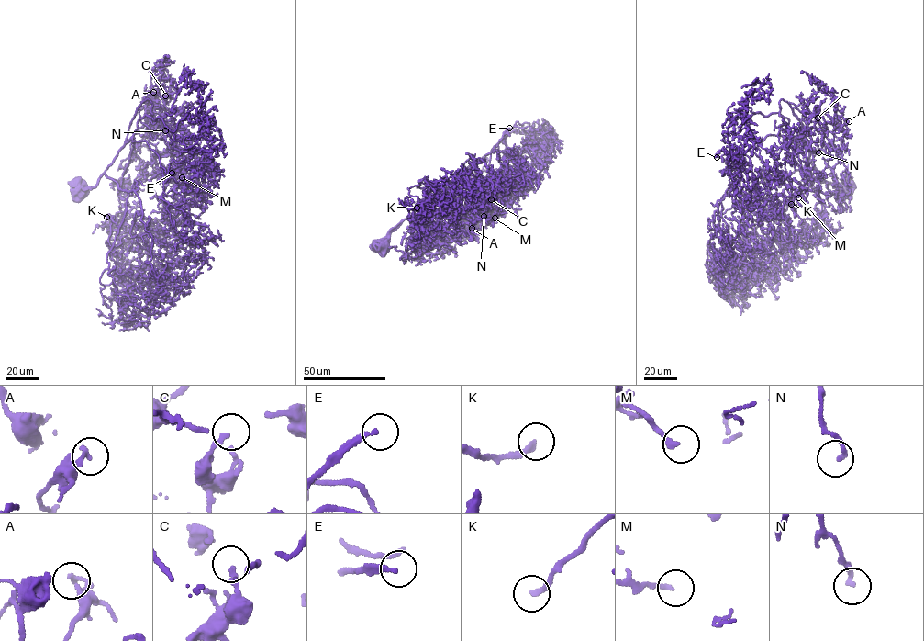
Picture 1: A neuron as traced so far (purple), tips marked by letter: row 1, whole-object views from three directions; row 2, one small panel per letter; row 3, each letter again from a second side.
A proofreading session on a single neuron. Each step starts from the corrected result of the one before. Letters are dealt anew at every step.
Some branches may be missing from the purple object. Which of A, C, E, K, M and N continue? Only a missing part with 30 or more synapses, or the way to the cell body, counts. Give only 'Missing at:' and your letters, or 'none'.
Missing at: E, K

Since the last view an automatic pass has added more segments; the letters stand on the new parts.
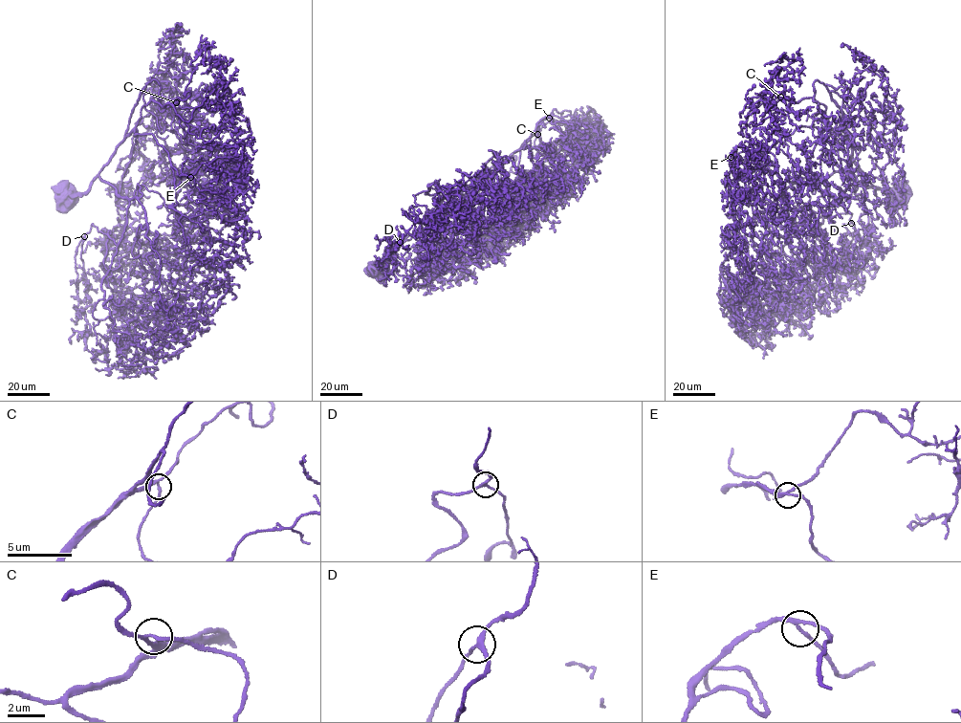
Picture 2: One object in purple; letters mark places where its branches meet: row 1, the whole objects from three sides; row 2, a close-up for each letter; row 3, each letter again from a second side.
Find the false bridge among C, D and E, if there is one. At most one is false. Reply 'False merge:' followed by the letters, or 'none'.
False merge: none

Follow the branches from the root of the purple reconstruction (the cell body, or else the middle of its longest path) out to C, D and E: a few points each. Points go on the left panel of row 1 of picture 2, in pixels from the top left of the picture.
C: (72, 198), (89, 187), (137, 124), (141, 106), (152, 99), (163, 106), (176, 102)
D: (72, 198), (86, 191), (98, 176), (129, 203), (119, 244), (93, 224), (84, 236)
E: (72, 198), (86, 191), (116, 147), (134, 130), (135, 135), (152, 134), (180, 178), (190, 177)

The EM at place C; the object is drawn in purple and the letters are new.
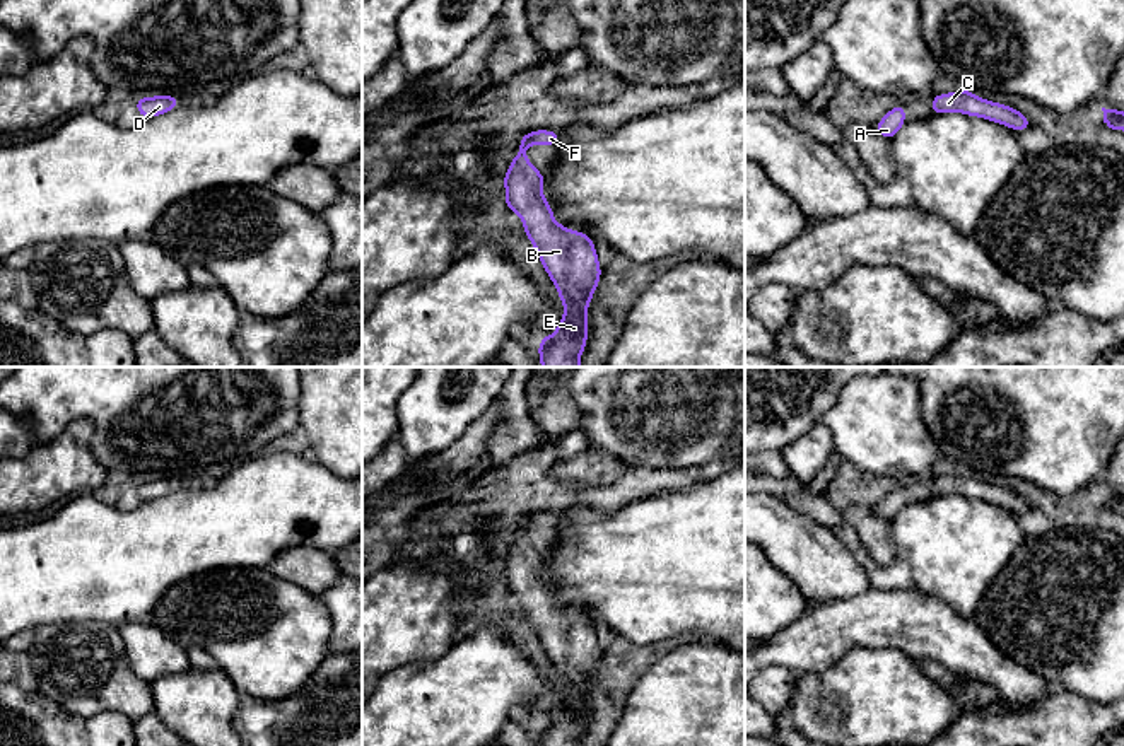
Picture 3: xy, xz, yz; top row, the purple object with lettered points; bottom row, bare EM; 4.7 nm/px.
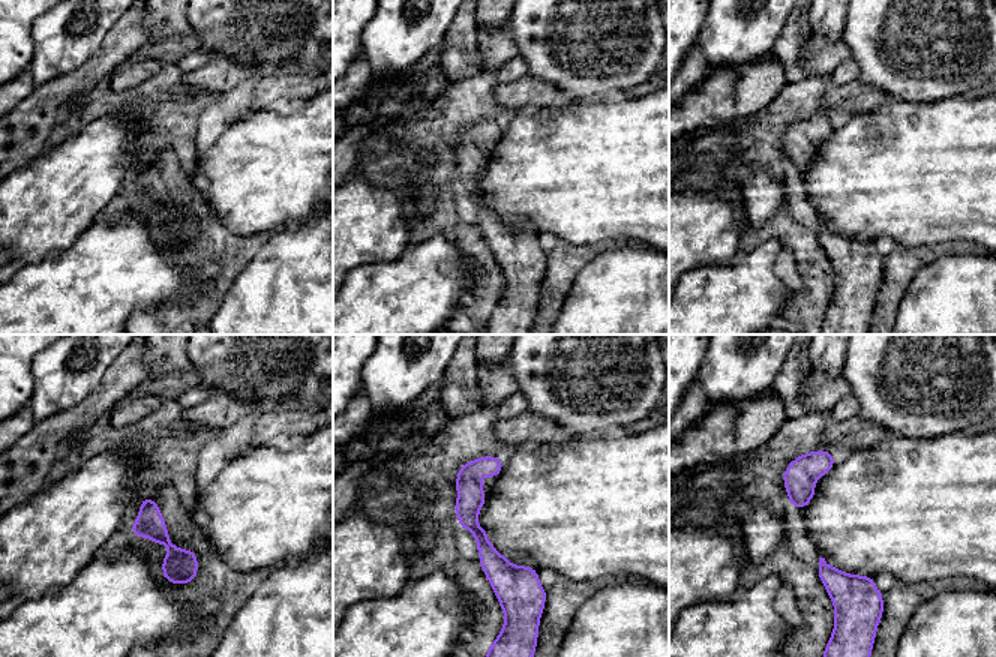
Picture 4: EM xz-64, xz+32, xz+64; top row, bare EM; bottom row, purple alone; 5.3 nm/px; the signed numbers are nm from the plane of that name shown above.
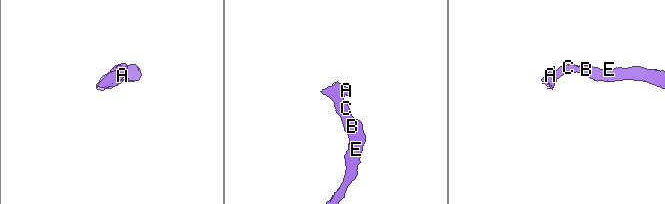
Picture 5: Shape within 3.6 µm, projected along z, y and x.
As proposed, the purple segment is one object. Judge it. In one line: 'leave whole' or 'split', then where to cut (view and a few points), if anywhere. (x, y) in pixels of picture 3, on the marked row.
leave whole; no cut

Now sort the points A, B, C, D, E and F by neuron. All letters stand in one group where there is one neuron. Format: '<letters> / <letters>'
A B C D E F

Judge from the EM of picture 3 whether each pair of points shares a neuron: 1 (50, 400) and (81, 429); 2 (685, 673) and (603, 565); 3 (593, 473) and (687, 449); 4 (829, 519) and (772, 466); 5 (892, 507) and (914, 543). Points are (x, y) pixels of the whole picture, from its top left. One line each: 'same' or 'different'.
1: different
2: different
3: different
4: different
5: different

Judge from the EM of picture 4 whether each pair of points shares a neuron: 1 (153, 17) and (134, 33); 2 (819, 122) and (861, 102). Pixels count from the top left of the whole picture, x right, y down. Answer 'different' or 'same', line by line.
1: different
2: same

